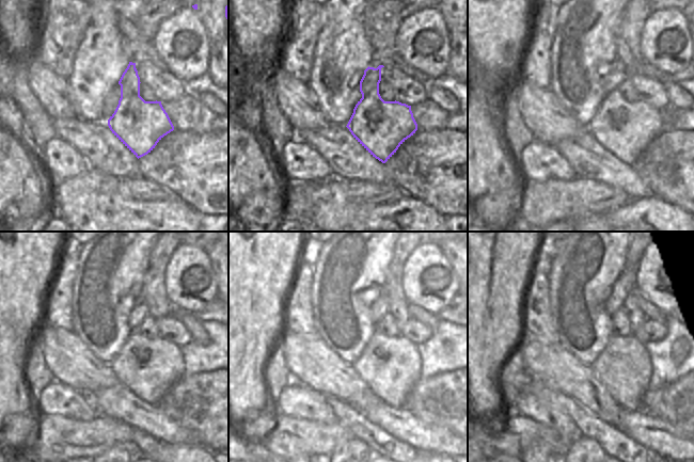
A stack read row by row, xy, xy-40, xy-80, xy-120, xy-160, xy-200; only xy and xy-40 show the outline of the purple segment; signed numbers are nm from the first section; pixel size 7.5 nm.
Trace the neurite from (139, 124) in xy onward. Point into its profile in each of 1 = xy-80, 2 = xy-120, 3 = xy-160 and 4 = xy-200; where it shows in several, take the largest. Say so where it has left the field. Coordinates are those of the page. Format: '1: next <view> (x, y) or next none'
1: next xy-80 (625, 128)
2: next xy-120 (148, 367)
3: next xy-160 (390, 367)
4: next xy-200 (624, 366)

